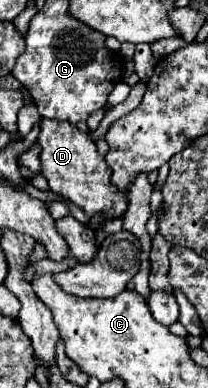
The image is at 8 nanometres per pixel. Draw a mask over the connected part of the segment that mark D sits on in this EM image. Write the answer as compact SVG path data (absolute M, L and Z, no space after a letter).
M42 119L40 135L38 135L36 143L40 147L42 175L46 177L48 185L54 193L68 197L88 217L102 211L102 213L106 213L106 219L112 219L126 211L126 193L118 191L110 183L110 167L108 167L106 159L98 155L96 145L88 137L88 133L78 131L78 127L68 121Z

